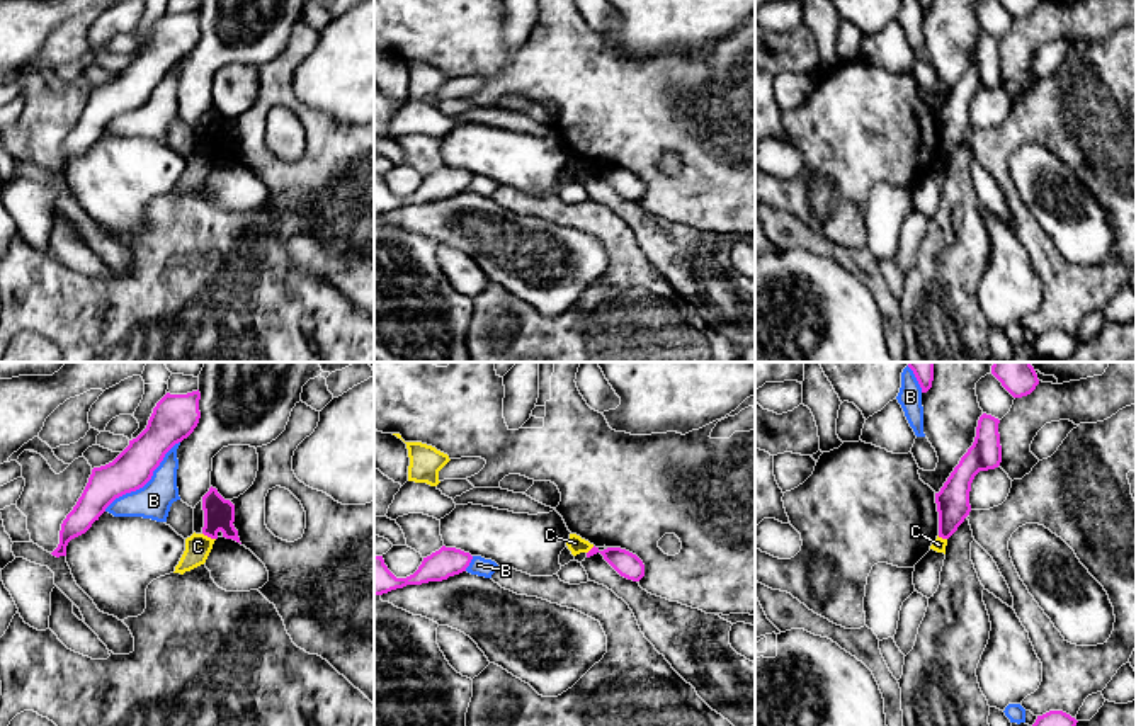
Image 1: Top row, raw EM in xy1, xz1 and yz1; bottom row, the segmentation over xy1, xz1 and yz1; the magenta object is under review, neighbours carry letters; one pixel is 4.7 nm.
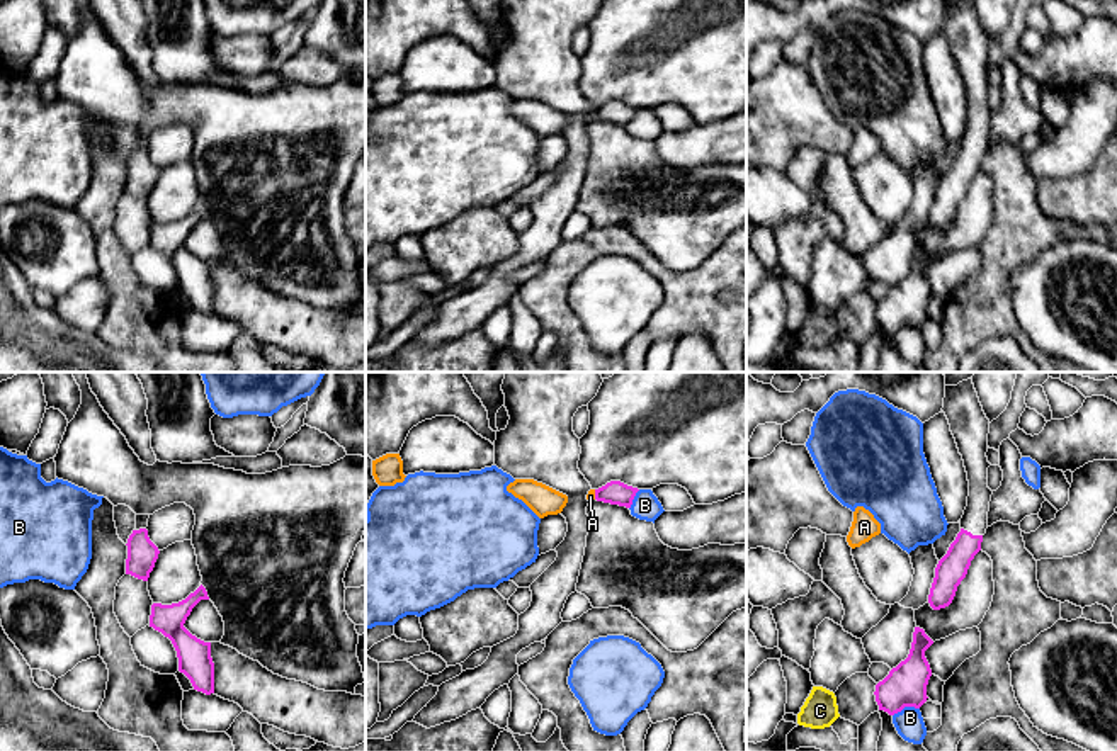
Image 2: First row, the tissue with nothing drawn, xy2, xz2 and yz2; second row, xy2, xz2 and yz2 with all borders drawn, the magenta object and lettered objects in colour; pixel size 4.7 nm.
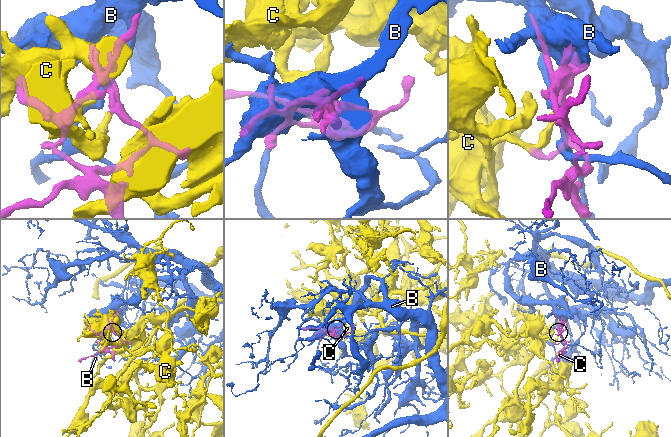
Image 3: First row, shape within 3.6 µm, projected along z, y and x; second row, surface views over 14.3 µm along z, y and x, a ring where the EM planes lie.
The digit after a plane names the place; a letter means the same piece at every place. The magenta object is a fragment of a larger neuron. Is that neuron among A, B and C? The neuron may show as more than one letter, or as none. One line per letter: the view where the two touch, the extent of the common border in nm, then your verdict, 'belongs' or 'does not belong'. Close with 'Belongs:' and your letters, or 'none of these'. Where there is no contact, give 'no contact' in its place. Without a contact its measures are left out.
A: contact in xz2; length 50 nm; does not belong
B: contact in xy1; length 480 nm; does not belong
C: contact in xy1; length 70 nm; does not belong
Belongs: none of these

